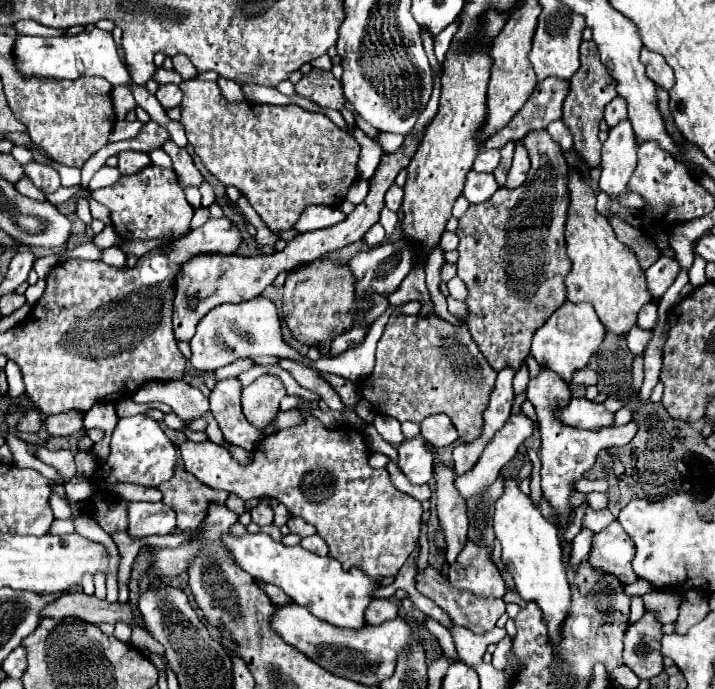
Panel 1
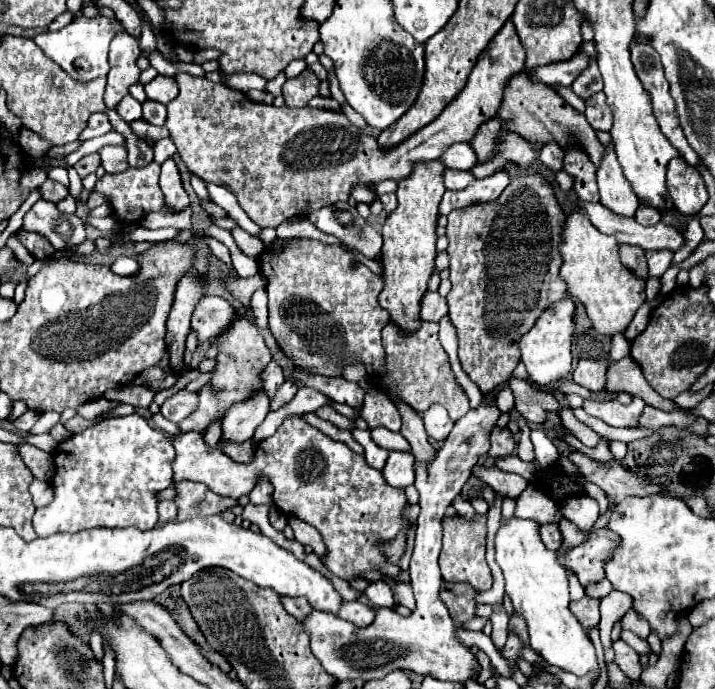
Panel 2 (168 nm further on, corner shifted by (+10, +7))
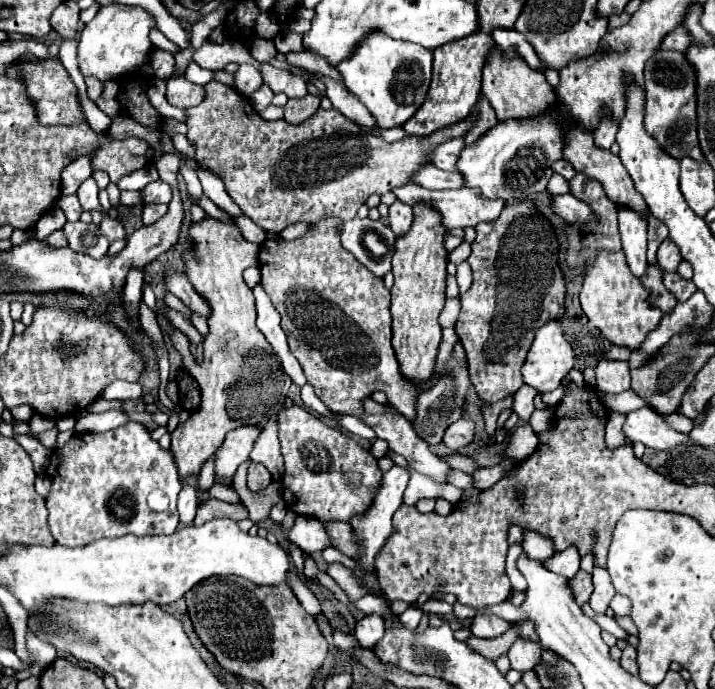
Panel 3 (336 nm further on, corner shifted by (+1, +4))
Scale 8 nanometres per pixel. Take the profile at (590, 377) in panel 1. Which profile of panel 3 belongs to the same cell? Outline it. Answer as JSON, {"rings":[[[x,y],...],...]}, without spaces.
{"rings":[[[599,360],[595,366],[595,386],[605,394],[619,394],[629,390],[629,364],[621,360]]]}

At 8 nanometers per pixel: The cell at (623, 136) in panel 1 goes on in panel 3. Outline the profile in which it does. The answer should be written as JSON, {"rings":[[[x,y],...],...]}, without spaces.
{"rings":[[[619,206],[619,232],[623,242],[623,252],[627,256],[627,264],[635,276],[641,276],[647,268],[647,216],[633,208]]]}

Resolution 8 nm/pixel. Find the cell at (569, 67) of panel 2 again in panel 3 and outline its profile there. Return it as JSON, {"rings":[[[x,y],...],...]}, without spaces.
{"rings":[[[677,26],[675,30],[671,30],[659,44],[659,50],[677,50],[677,52],[685,52],[687,46],[691,44],[691,38],[687,34],[687,30],[683,30],[683,26]]]}

